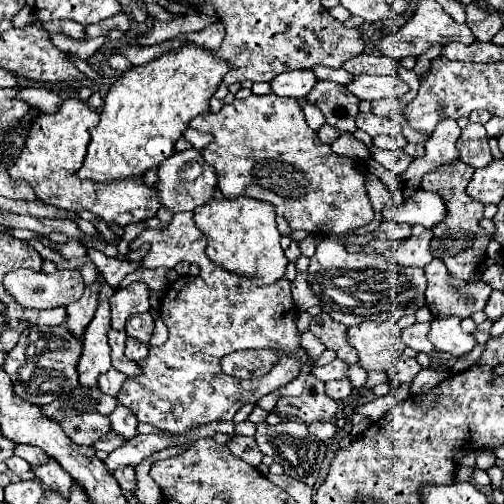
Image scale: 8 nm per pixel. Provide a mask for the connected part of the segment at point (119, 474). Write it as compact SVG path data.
M125 467L125 469L115 469L113 477L119 481L121 489L125 493L133 493L135 491L135 469L133 467Z

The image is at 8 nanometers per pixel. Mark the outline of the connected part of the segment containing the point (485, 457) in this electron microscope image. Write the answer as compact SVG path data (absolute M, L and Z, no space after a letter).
M484 449L477 451L475 466L486 471L496 465L496 456L490 450Z

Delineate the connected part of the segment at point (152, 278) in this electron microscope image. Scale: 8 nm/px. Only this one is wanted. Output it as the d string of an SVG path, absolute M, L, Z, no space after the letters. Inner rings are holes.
M139 267L135 273L127 275L119 287L127 287L129 283L135 283L135 281L143 281L147 283L153 291L163 291L169 281L167 281L167 273L169 269L167 267L157 267L157 269L147 269L147 267Z

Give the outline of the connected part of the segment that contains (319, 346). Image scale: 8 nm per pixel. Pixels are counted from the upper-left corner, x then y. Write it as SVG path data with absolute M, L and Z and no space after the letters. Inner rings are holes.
M311 331L299 333L299 337L301 337L301 347L303 347L311 357L319 357L319 355L325 351L325 345L323 345Z

